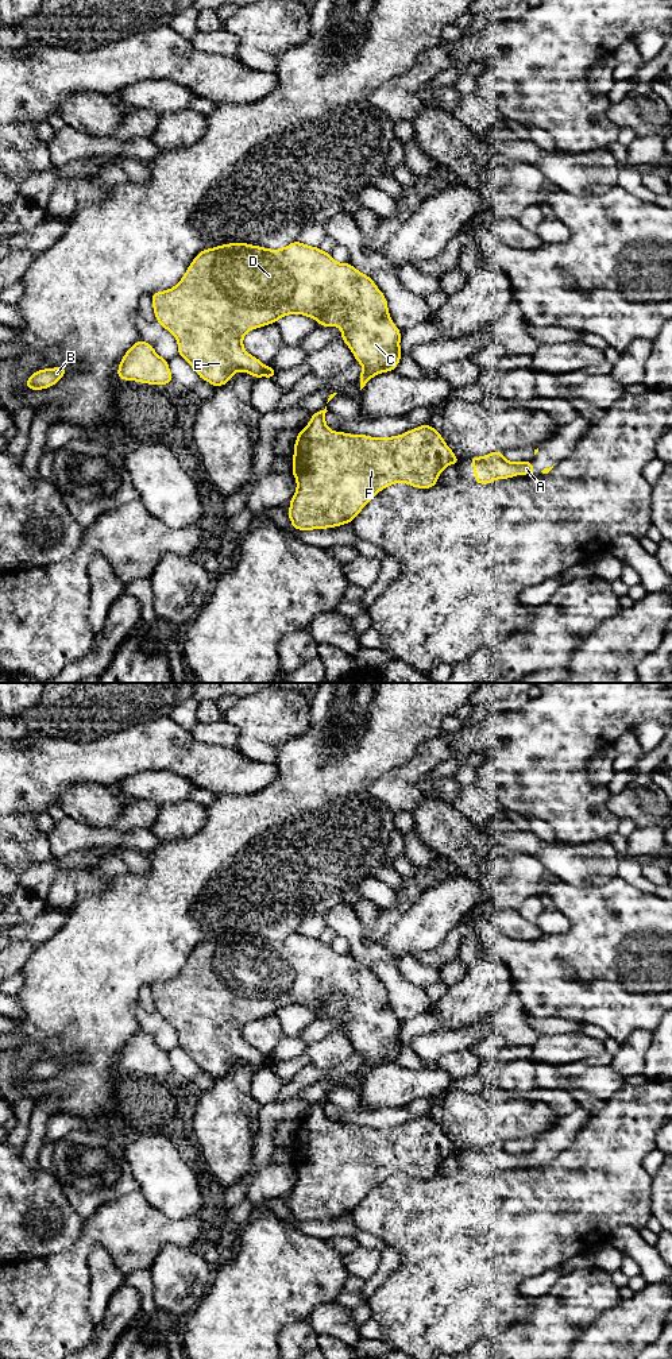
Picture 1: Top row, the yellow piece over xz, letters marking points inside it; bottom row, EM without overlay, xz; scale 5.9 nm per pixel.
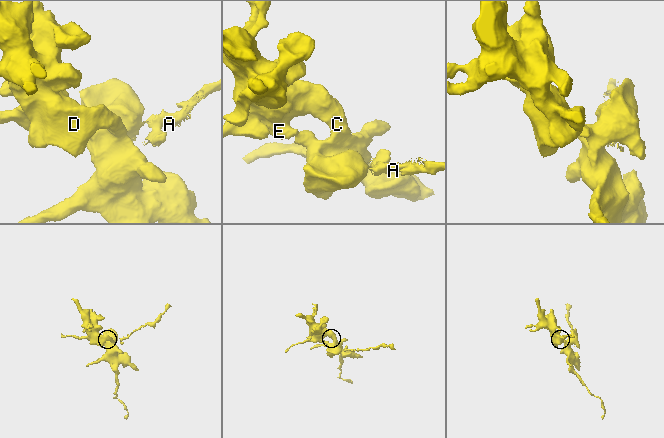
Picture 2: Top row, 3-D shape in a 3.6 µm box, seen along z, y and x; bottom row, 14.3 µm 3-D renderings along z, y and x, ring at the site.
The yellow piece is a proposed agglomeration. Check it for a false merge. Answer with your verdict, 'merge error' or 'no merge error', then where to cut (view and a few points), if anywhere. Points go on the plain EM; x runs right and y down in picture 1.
merge error | xz (455, 1147), (452, 1153)

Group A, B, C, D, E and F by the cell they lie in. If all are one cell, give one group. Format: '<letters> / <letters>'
A / B C D E F

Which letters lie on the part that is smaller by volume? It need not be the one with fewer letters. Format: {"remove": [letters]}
{"remove": ["A"]}

